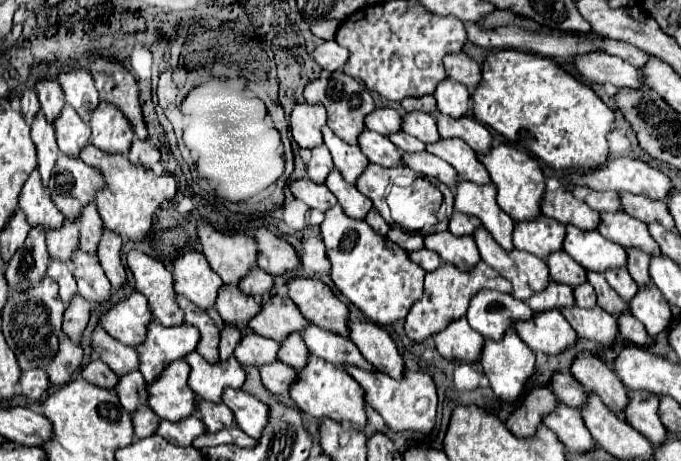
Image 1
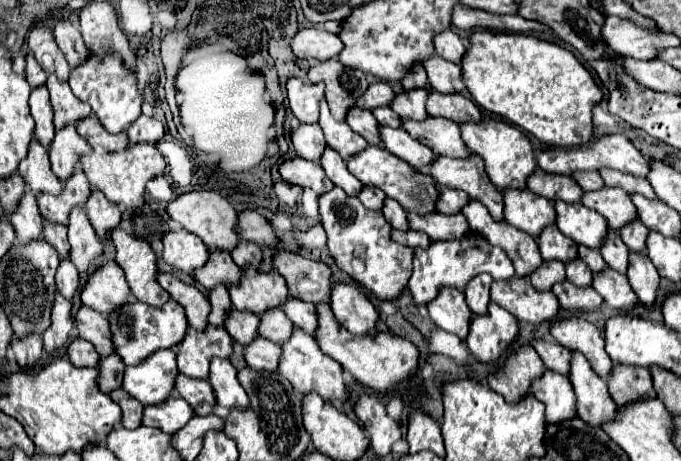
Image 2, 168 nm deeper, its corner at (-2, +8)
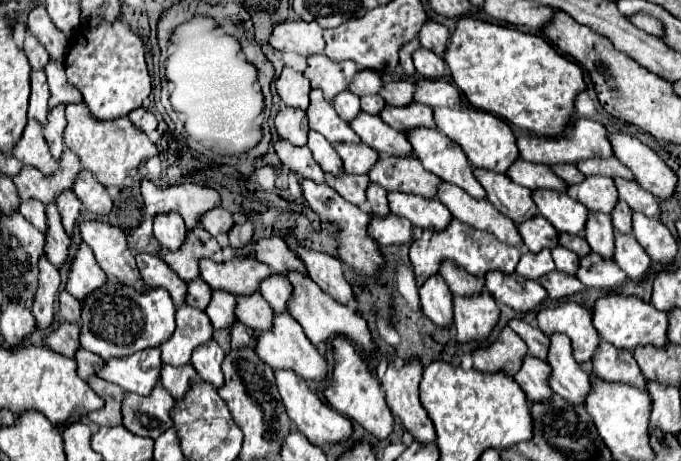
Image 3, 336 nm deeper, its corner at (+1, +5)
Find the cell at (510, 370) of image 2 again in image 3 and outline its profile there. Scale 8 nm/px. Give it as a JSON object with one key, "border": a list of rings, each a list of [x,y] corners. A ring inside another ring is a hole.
{"border":[[[506,326],[494,344],[482,346],[472,354],[474,370],[488,374],[504,372],[506,376],[514,376],[520,370],[526,354],[528,346],[524,346],[522,338],[518,338],[518,334]]]}

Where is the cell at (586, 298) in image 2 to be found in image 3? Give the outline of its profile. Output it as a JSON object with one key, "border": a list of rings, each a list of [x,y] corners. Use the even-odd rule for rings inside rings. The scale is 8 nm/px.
{"border":[[[558,270],[546,278],[540,278],[540,284],[546,288],[552,300],[562,300],[562,298],[568,298],[568,296],[574,296],[586,290],[586,286],[576,276],[562,274]]]}

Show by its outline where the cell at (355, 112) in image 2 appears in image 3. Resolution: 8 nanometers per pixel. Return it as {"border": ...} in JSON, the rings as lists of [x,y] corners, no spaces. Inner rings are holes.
{"border":[[[344,90],[338,98],[334,98],[334,108],[344,122],[352,122],[360,114],[360,98],[354,98],[350,90]]]}

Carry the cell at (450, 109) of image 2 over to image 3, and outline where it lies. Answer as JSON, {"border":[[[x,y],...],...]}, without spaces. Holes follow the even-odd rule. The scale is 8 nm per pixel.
{"border":[[[446,78],[420,80],[416,84],[414,102],[426,104],[426,106],[432,106],[432,108],[438,108],[438,106],[456,108],[462,102],[462,96],[460,96],[458,88],[450,80],[446,80]]]}

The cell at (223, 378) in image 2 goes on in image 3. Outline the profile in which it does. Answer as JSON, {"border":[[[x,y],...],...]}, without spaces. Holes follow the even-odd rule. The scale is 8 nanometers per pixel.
{"border":[[[208,342],[206,346],[200,346],[192,354],[192,366],[200,374],[200,378],[214,388],[222,388],[224,384],[224,374],[222,374],[222,360],[224,360],[224,350],[216,342]]]}

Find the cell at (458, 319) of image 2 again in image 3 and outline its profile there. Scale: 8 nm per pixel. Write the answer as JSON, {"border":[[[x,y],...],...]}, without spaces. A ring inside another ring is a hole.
{"border":[[[434,274],[426,280],[426,284],[418,290],[422,312],[436,326],[452,326],[454,324],[454,296],[446,286],[446,280],[440,274]]]}

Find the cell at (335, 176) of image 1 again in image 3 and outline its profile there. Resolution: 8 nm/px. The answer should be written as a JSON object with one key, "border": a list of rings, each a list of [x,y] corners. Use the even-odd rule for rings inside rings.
{"border":[[[310,130],[310,134],[308,134],[308,148],[312,150],[314,160],[320,164],[320,168],[326,174],[332,174],[332,176],[344,174],[342,160],[338,158],[334,146],[330,142],[326,142],[326,138],[322,138],[322,134]]]}

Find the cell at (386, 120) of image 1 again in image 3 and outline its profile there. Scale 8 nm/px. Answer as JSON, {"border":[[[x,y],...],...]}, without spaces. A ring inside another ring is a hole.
{"border":[[[360,70],[358,78],[350,84],[350,92],[356,94],[358,98],[368,96],[368,94],[378,94],[382,88],[382,78],[380,74],[374,74],[374,70]]]}

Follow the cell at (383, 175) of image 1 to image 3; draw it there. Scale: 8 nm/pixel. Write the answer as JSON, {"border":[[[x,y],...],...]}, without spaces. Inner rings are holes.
{"border":[[[340,142],[334,146],[338,156],[344,162],[344,170],[348,174],[368,174],[370,168],[378,162],[378,152],[366,144],[346,144]]]}

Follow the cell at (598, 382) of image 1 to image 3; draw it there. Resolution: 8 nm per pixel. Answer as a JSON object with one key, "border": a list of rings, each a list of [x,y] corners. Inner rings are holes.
{"border":[[[564,302],[538,312],[538,326],[548,336],[554,332],[570,336],[574,358],[580,364],[590,362],[600,346],[600,336],[592,326],[592,314],[574,302]]]}

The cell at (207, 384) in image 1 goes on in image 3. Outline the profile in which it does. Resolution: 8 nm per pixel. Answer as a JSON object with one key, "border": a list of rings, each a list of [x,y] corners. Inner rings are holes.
{"border":[[[182,306],[176,310],[176,330],[168,342],[162,344],[162,362],[168,366],[188,366],[192,352],[198,346],[204,346],[206,342],[212,340],[214,328],[210,326],[210,318],[202,310],[194,310],[190,306]]]}

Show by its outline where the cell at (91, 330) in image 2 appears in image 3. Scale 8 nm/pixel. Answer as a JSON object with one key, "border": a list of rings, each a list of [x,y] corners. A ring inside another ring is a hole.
{"border":[[[60,292],[60,296],[58,296],[58,316],[66,322],[80,322],[82,304],[74,296],[70,296],[68,292]]]}

